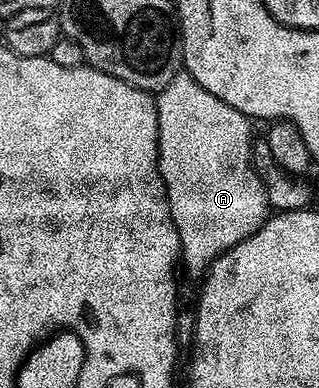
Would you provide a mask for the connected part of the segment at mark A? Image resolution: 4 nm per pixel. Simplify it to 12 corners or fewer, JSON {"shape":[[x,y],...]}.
{"shape":[[184,70],[156,93],[157,168],[201,278],[263,227],[250,117]]}

